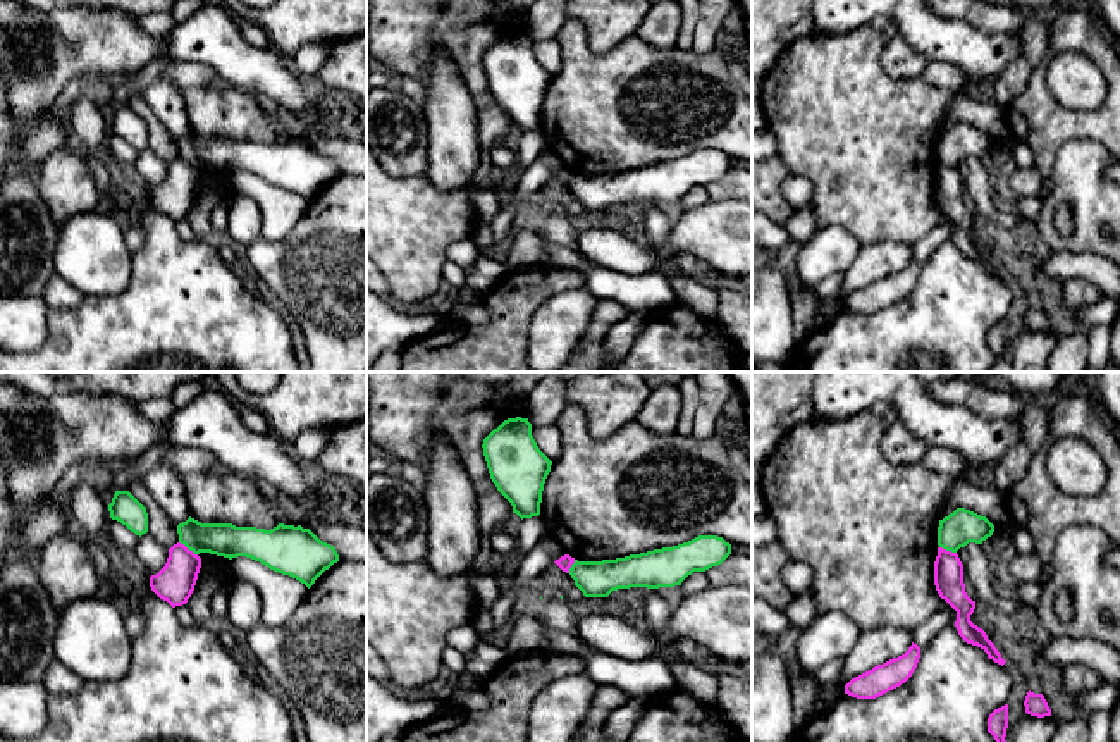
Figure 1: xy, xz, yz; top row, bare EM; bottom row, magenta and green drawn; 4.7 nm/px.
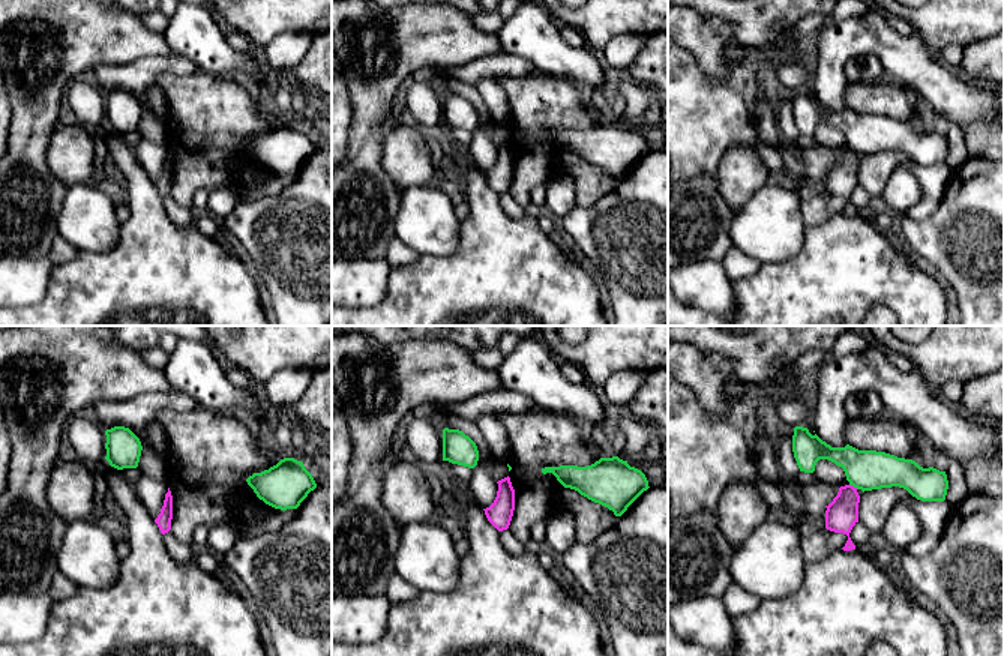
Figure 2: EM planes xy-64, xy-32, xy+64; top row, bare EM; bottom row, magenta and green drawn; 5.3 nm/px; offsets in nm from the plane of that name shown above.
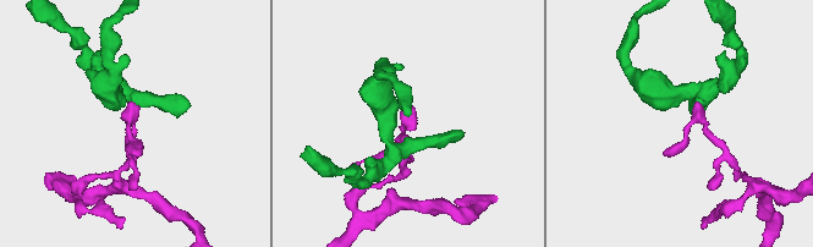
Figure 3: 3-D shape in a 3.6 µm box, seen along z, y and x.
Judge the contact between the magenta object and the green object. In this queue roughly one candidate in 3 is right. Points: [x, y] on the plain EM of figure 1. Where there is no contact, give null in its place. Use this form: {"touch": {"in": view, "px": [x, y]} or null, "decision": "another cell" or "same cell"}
{"touch": {"in": "xy", "px": [186, 162]}, "decision": "another cell"}

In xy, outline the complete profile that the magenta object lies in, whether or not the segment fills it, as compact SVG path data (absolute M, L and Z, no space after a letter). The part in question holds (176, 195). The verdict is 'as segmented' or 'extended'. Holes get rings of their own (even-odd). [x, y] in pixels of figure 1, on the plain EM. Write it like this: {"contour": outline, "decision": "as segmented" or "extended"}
{"contour": "M177 157L169 164L165 181L150 191L150 201L172 222L182 220L194 205L200 182L201 172Z", "decision": "as segmented"}

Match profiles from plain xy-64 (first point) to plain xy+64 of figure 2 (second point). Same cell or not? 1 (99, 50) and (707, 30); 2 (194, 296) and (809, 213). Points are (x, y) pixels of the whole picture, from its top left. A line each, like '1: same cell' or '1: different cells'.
1: same cell
2: different cells

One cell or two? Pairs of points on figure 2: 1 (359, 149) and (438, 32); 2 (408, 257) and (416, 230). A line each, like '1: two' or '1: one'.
1: one
2: two

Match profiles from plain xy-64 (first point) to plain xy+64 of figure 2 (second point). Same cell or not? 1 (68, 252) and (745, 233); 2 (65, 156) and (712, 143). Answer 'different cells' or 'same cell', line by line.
1: different cells
2: different cells

